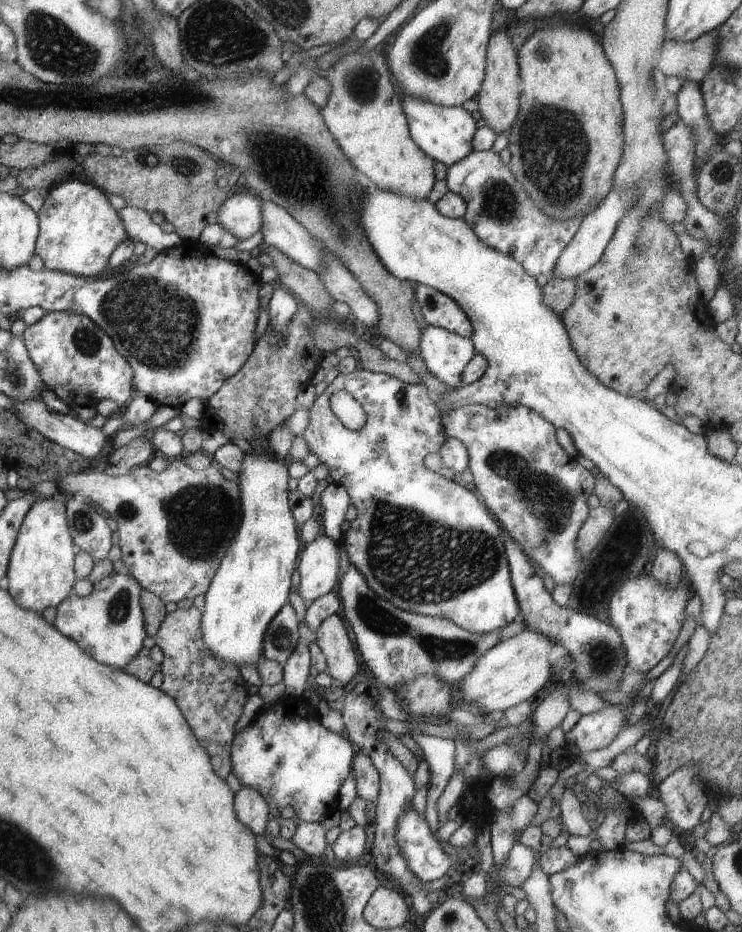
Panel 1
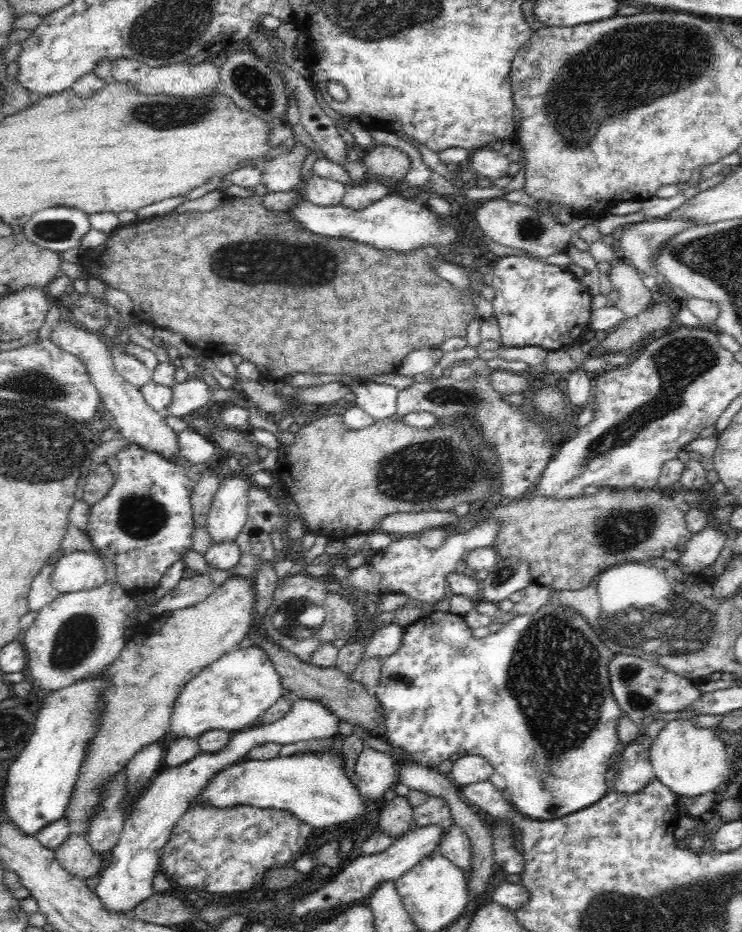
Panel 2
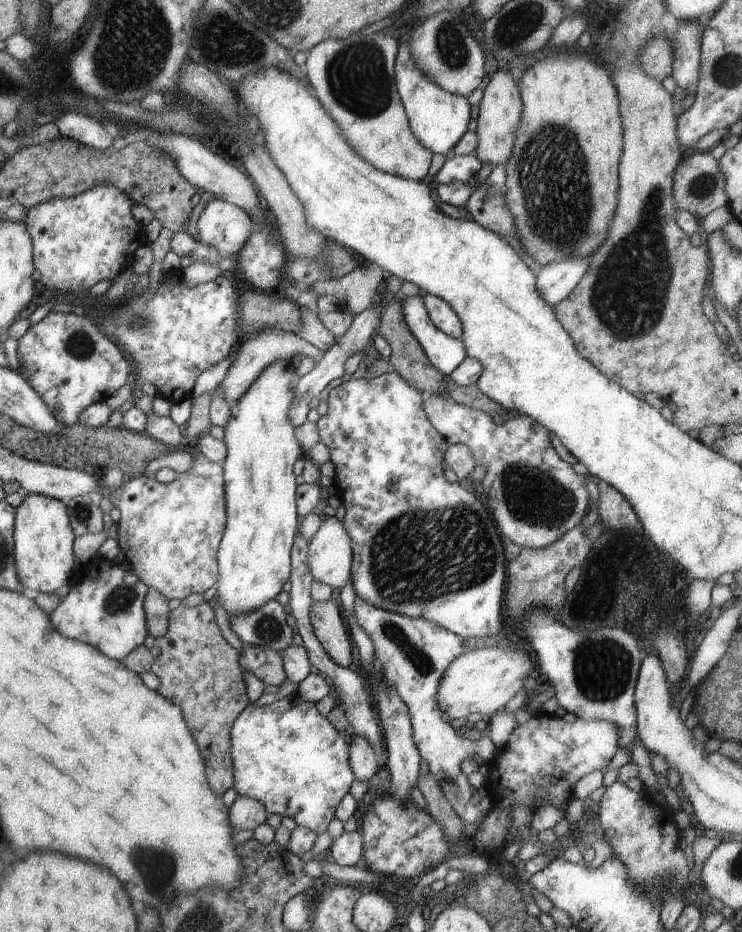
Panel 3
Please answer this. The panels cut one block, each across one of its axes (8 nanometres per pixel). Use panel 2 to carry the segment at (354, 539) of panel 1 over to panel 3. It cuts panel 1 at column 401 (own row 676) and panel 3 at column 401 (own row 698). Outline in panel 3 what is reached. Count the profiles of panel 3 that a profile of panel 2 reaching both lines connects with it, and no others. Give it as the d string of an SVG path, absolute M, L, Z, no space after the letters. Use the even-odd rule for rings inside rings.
M389 370L372 379L347 378L331 388L327 398L327 410L324 416L319 417L315 425L319 434L319 442L329 449L329 458L334 466L333 486L341 504L345 509L342 525L346 528L350 538L352 559L350 564L350 582L354 594L366 603L398 615L417 617L428 620L430 623L441 625L454 635L463 638L483 638L483 636L501 635L505 632L503 600L505 599L506 563L509 556L503 556L503 546L497 536L497 527L489 518L489 512L481 506L481 502L472 494L459 486L459 483L450 483L443 476L440 467L444 459L448 444L445 439L433 428L427 415L423 412L422 395L416 388L407 384L395 370Z

